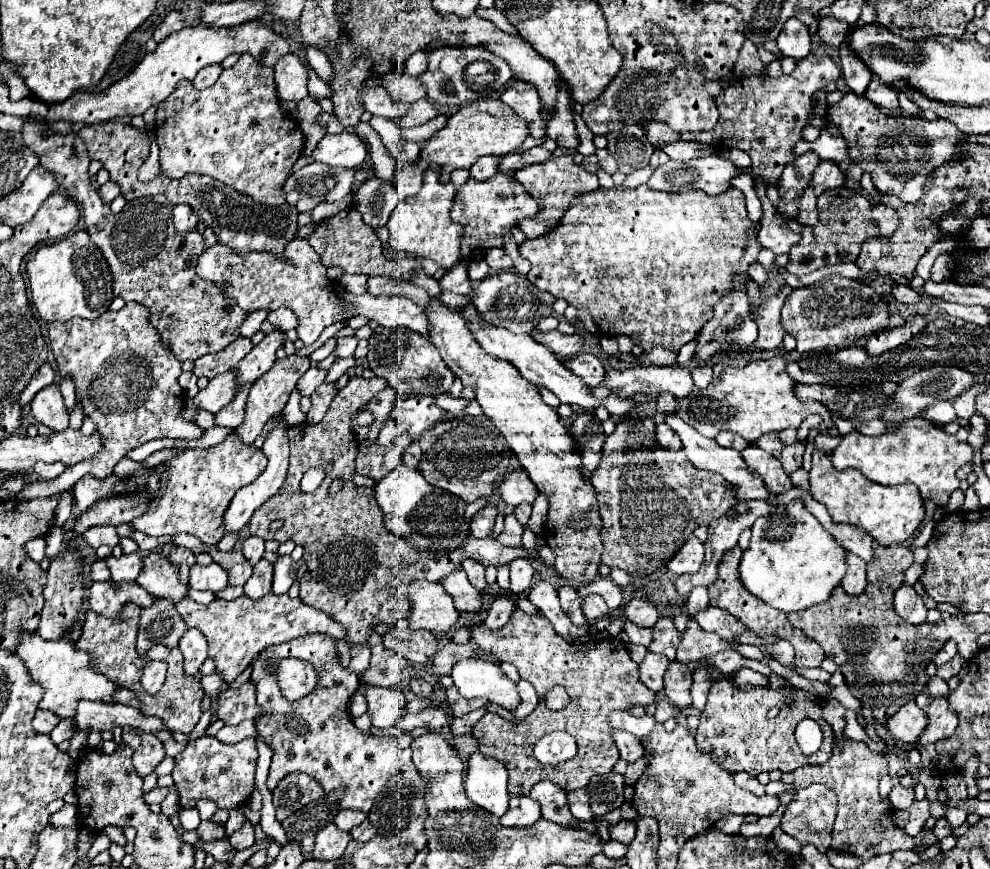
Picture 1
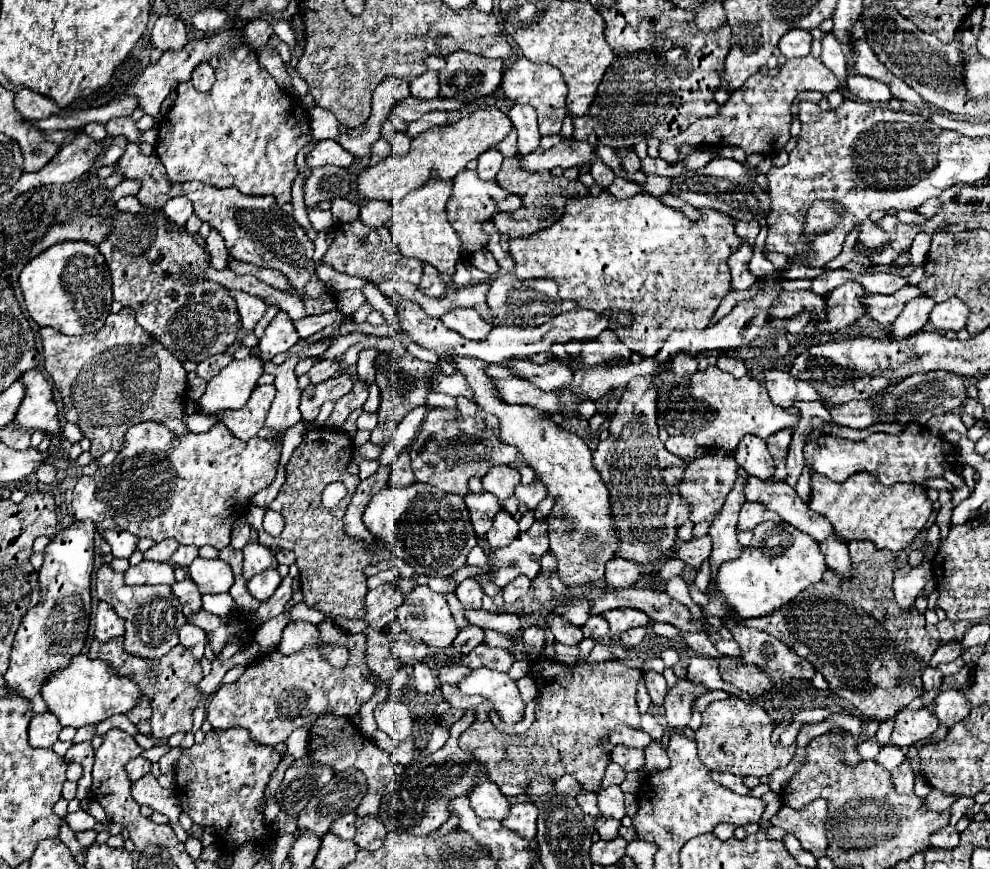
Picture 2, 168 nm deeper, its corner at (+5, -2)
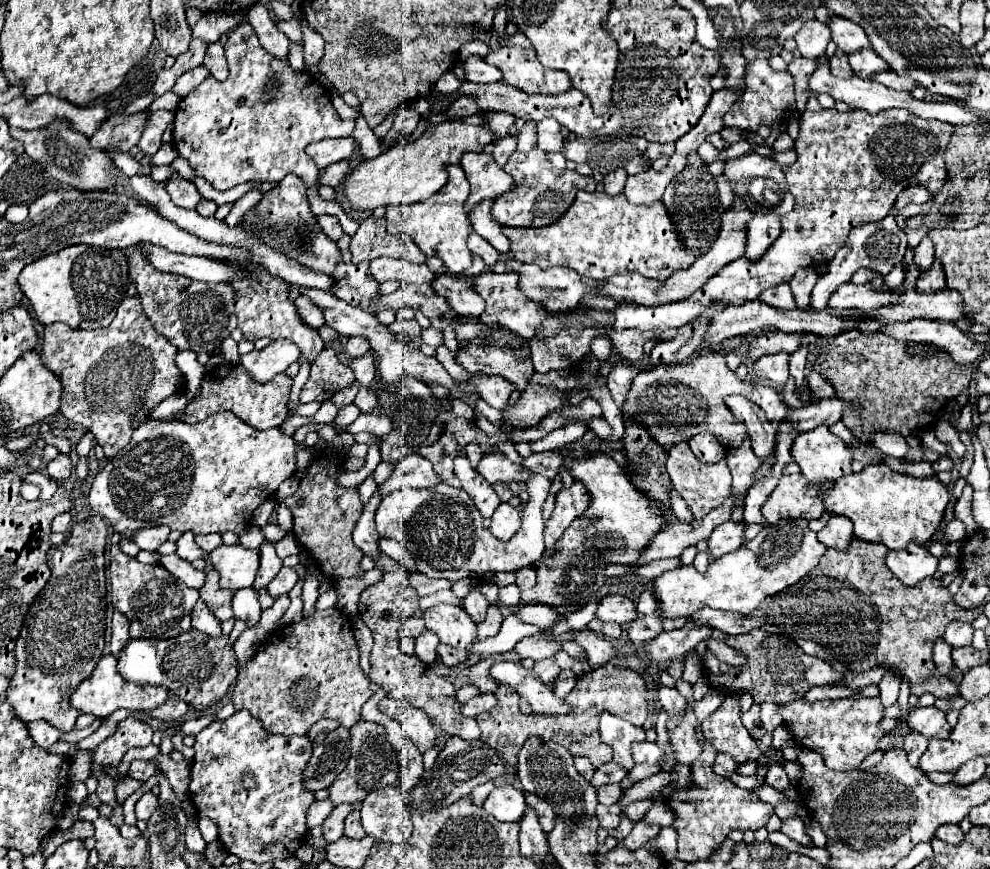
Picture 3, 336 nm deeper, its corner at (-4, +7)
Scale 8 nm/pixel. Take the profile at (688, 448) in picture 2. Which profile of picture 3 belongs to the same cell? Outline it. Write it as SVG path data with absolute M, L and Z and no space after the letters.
M709 431L695 435L689 441L689 447L691 447L691 451L695 453L695 457L701 463L717 463L727 455L727 447L723 447L717 441L717 437L713 433L709 433Z

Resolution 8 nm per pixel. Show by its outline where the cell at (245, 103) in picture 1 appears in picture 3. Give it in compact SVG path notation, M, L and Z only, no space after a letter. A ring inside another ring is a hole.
M249 23L239 25L229 33L229 41L225 45L225 55L229 61L229 77L225 81L217 81L215 77L207 77L195 91L191 91L185 99L179 101L173 121L173 141L181 157L189 161L189 165L197 171L197 175L205 177L217 191L233 189L239 183L247 181L275 181L279 183L287 173L299 175L307 187L315 185L319 179L317 167L313 159L305 153L305 147L313 141L321 139L337 139L351 137L355 129L355 121L345 121L337 115L331 97L325 87L321 87L309 73L295 73L285 59L279 59L267 53L253 27ZM269 73L283 79L281 91L277 99L263 101L263 85L269 81Z

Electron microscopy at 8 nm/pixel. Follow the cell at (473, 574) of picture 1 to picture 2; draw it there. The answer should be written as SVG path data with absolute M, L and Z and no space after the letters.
M466 578L466 580L462 580L462 582L458 584L456 596L458 596L458 600L462 602L464 608L480 608L480 606L482 606L484 590L482 590L482 586L478 584L478 580Z

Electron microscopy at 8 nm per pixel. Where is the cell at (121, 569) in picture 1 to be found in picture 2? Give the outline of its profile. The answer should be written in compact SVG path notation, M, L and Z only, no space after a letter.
M142 560L124 572L126 584L174 584L174 568L168 562Z

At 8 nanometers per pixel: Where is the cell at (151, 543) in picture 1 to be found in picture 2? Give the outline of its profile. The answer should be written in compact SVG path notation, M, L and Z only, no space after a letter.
M166 538L166 540L162 540L160 544L154 544L152 548L148 548L148 550L144 552L144 558L158 560L158 562L168 562L170 556L172 556L172 552L174 552L176 548L178 548L178 544L176 544L174 540L170 540L170 538Z

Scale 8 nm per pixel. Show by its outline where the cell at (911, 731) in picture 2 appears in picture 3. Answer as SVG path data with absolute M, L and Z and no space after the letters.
M921 707L911 711L909 715L909 727L919 731L925 737L937 737L937 739L949 739L951 727L945 719L945 713L935 707Z

